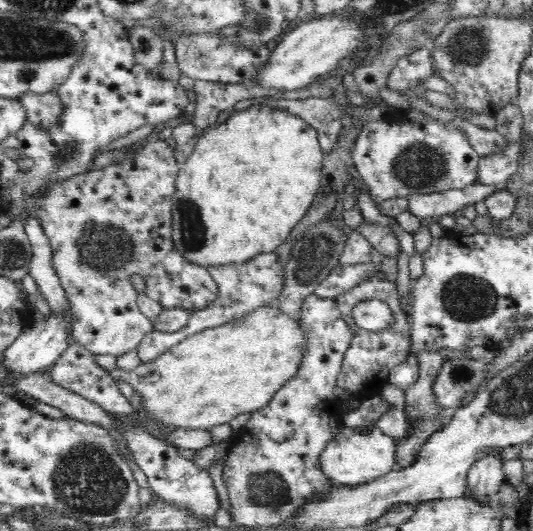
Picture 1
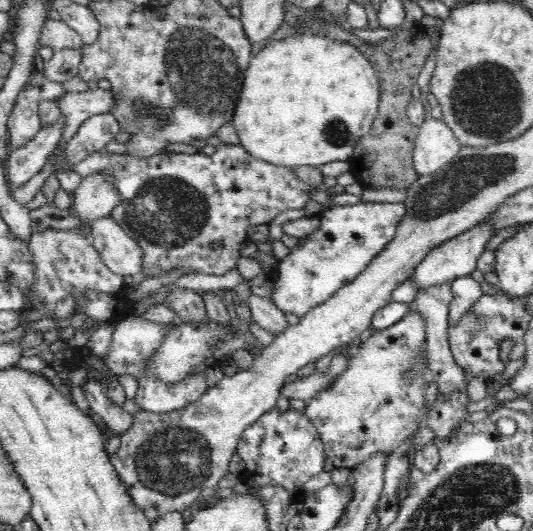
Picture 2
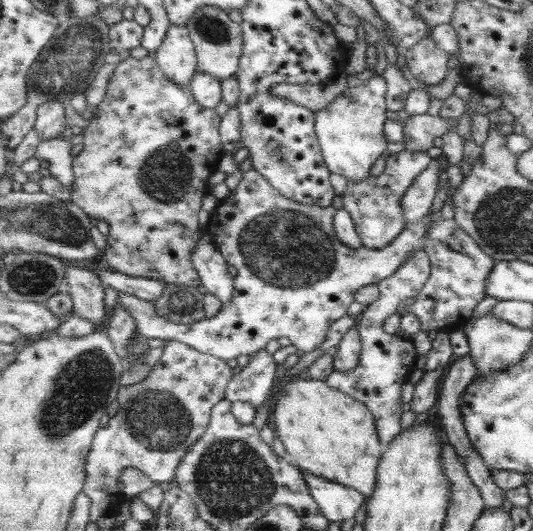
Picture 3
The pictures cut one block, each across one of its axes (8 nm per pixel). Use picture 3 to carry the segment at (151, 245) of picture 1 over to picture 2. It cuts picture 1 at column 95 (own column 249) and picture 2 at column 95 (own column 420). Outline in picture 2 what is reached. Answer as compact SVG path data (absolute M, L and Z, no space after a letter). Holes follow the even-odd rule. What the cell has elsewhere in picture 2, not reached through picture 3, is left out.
M109 216L89 226L102 263L116 275L136 280L142 270L141 248Z

